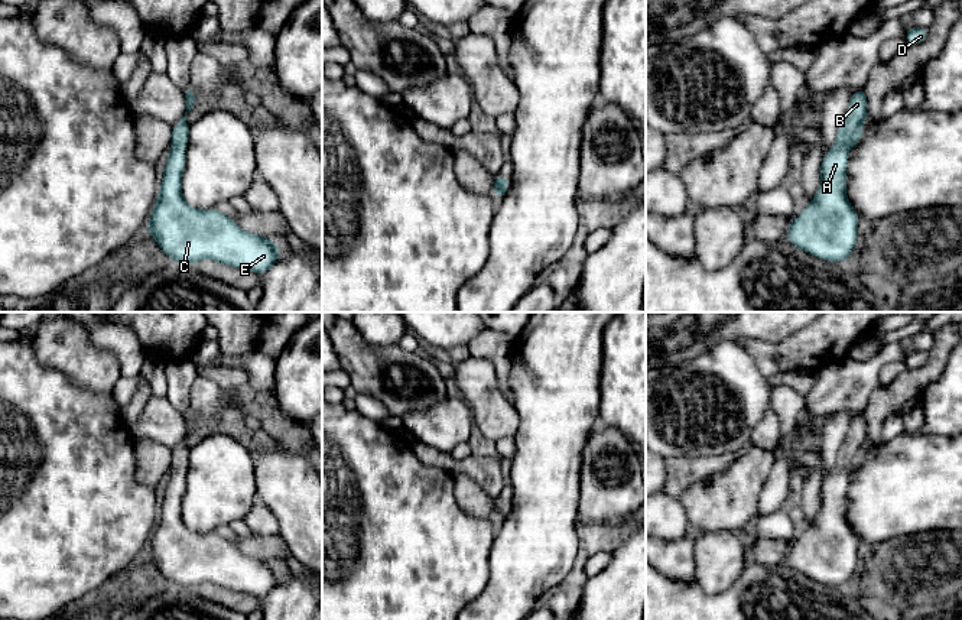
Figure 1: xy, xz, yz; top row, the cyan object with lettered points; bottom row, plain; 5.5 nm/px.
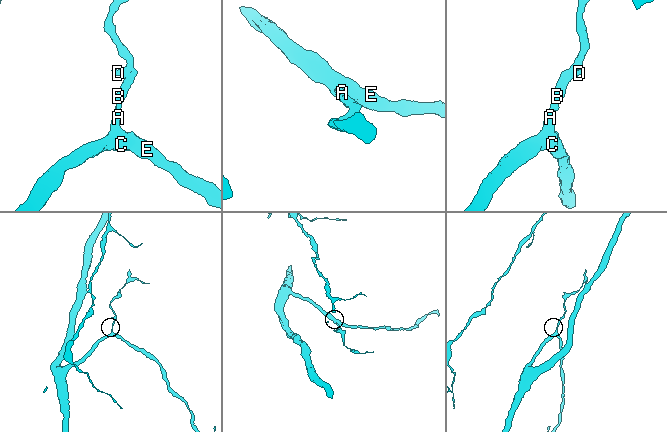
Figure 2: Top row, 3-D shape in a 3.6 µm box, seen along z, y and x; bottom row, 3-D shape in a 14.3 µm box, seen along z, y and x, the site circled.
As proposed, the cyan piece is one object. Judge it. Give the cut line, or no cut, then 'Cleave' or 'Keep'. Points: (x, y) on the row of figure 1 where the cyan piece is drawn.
No split. Keep

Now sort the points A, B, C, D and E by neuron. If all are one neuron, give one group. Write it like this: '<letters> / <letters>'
A B C D E

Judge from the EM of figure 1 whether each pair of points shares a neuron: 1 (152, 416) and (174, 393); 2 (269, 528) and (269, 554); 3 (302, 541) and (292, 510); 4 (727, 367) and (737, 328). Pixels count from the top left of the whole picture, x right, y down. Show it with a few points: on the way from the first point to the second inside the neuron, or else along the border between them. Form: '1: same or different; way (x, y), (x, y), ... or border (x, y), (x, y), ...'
1: different; border (165, 398), (184, 415)
2: different; border (254, 534), (278, 535)
3: same; way (302, 534), (302, 521), (299, 518)
4: different; border (737, 341), (720, 341), (702, 354)

